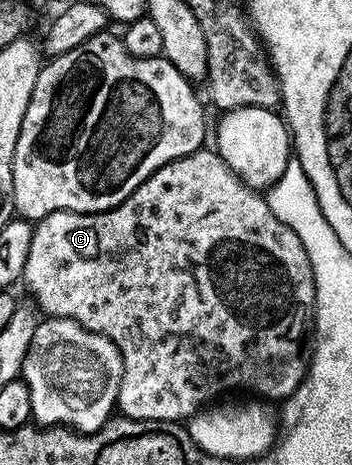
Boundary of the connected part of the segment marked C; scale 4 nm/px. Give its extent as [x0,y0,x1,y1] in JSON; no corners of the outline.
[21,148,315,423]

